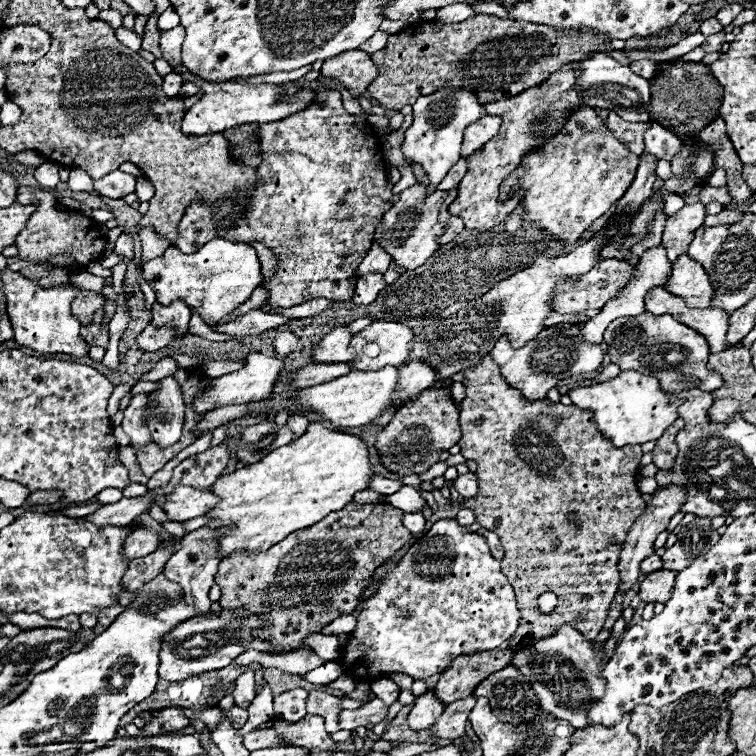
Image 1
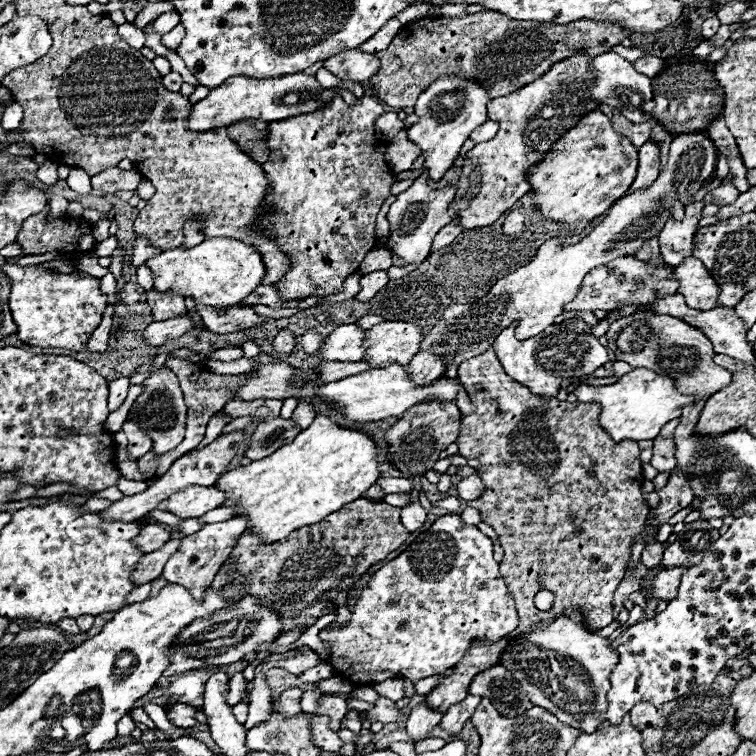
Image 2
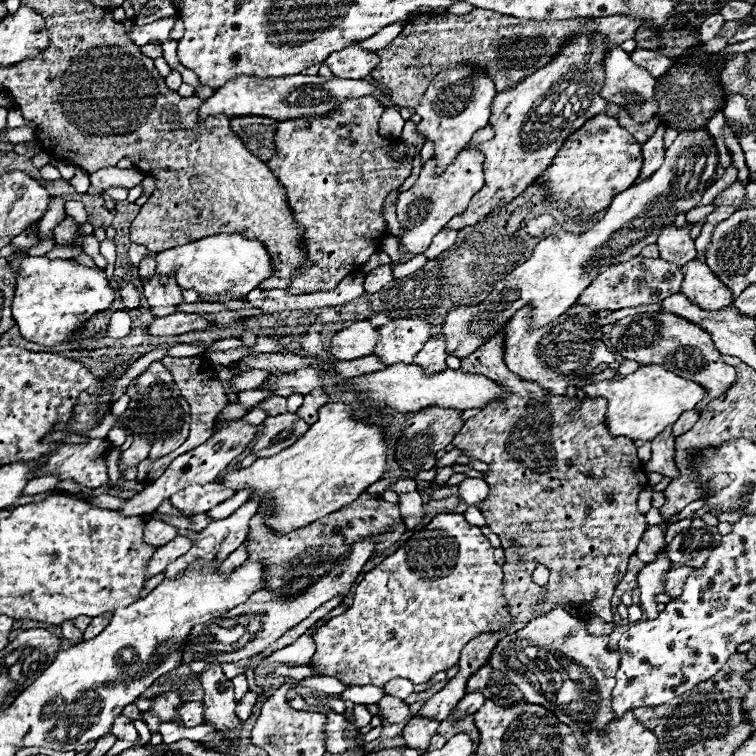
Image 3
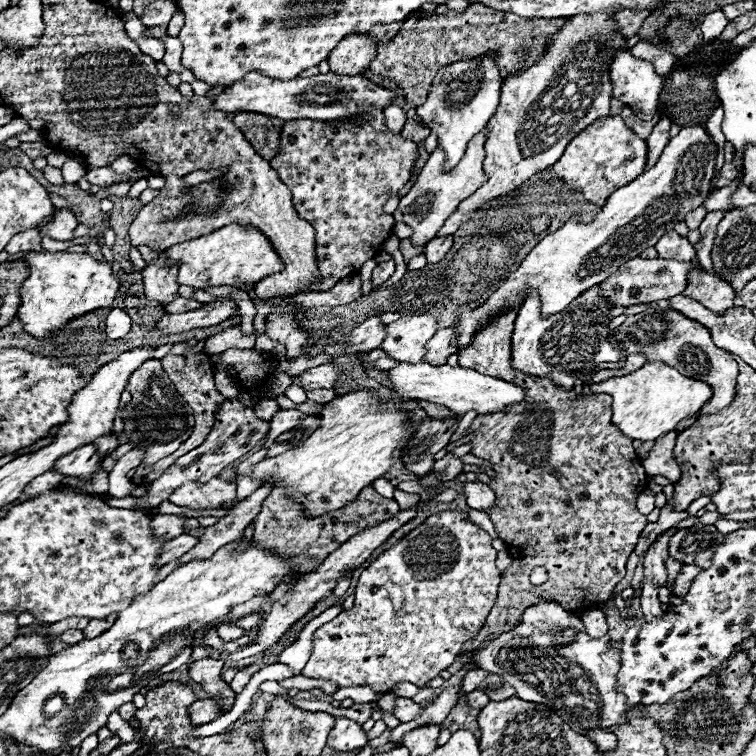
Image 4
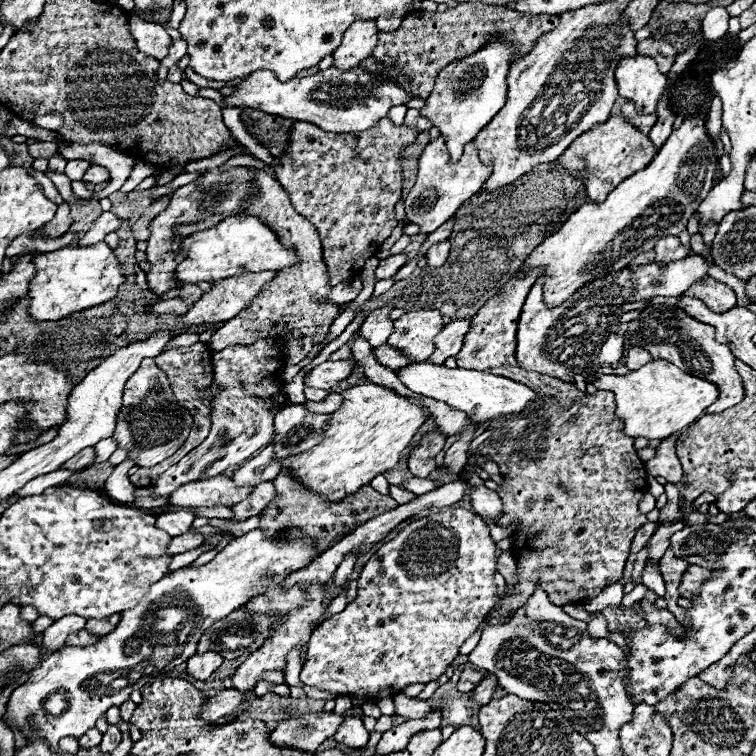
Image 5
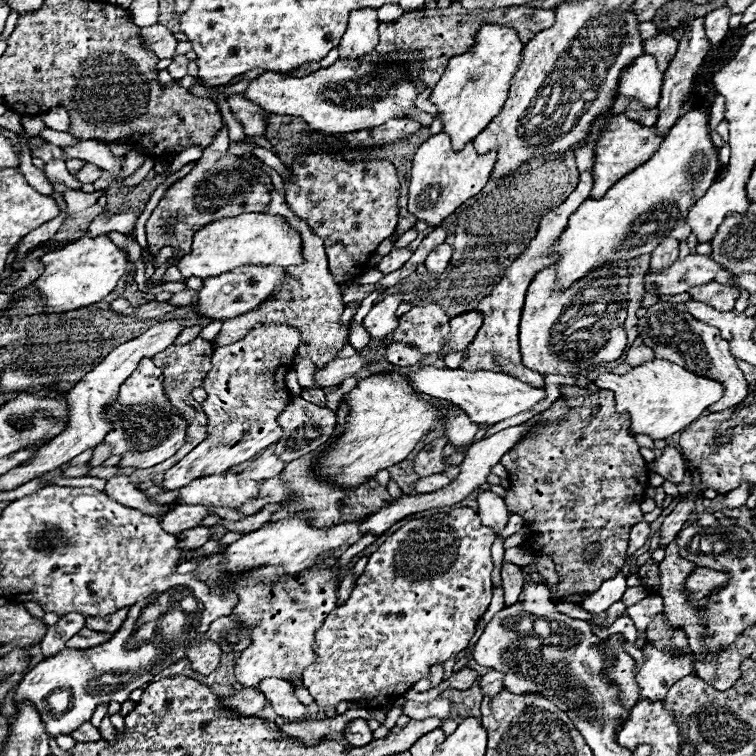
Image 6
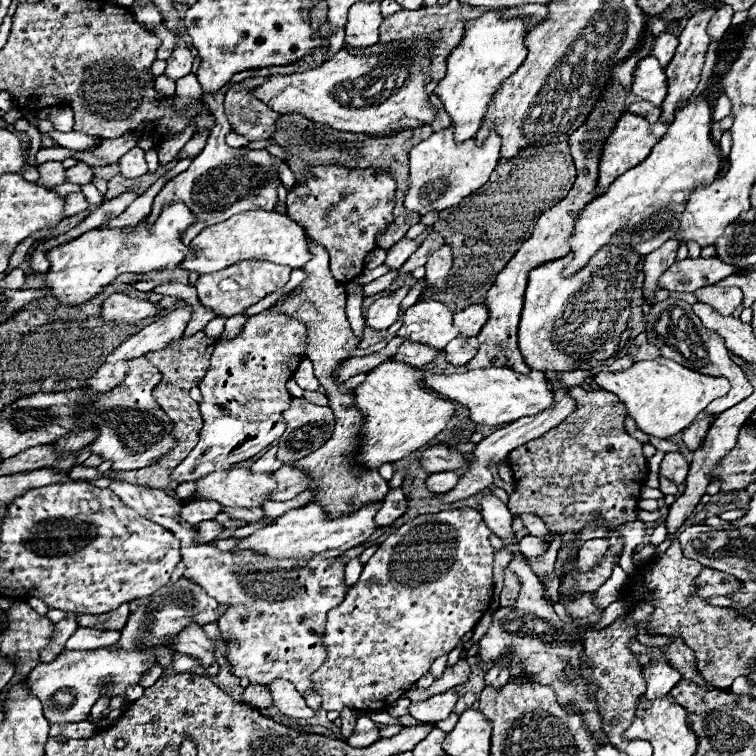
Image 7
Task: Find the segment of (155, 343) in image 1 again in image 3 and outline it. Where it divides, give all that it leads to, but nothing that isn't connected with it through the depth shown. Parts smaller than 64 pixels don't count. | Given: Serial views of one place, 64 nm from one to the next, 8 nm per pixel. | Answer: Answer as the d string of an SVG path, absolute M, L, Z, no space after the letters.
M176 312L164 318L156 318L150 326L148 326L148 334L150 336L178 336L178 334L186 334L192 330L202 330L208 328L210 322L198 314L184 314L184 312Z

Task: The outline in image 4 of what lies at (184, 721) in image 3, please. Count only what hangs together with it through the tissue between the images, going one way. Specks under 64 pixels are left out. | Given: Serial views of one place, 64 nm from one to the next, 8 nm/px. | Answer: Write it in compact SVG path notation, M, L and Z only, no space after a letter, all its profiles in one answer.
M196 700L190 708L188 708L188 718L194 726L212 722L214 718L220 716L220 704L214 700Z

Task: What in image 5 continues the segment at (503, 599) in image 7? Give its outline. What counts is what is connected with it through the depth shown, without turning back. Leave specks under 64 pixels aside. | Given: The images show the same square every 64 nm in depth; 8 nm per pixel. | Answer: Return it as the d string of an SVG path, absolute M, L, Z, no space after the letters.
M503 551L498 558L496 570L504 577L510 589L514 588L514 582L517 580L516 559L510 551Z

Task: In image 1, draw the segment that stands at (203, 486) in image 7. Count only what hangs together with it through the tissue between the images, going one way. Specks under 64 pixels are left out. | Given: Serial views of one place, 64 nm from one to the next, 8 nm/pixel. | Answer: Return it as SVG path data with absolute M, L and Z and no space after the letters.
M174 486L174 490L166 494L162 510L168 514L168 520L184 522L206 514L218 502L220 498L208 490L198 490L192 486Z

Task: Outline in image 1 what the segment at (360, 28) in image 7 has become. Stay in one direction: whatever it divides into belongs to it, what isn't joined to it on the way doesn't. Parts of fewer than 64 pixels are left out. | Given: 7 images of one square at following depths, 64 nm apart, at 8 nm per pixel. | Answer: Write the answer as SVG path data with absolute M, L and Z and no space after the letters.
M348 50L328 58L320 72L326 78L338 80L352 94L352 98L360 98L378 76L378 68L372 64L370 54L362 50Z

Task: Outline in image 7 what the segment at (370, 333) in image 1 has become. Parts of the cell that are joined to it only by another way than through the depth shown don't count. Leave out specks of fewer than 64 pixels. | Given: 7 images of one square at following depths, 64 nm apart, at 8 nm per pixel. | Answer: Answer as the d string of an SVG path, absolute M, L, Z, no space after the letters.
M418 302L404 312L404 322L396 336L434 350L444 350L446 344L458 336L452 318L452 312L442 302Z

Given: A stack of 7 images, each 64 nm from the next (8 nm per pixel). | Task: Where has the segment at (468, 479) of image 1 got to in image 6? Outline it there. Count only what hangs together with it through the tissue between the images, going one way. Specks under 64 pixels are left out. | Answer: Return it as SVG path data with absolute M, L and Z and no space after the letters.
M484 490L478 494L476 502L478 502L478 516L482 518L482 522L490 526L494 532L500 532L508 522L508 510L504 500L494 492Z

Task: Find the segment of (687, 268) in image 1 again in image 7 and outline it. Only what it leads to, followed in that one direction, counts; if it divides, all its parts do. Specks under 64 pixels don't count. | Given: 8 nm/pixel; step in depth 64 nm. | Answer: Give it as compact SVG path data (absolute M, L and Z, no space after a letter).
M710 284L706 288L698 288L694 294L700 302L710 304L714 310L718 310L724 316L730 316L736 310L736 306L740 306L742 302L742 290L736 286L722 288L722 286Z

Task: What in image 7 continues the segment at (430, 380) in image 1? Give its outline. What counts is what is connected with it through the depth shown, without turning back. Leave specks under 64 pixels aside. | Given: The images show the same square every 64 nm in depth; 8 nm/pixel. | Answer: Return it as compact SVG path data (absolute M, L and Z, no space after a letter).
M484 304L468 306L466 310L454 314L454 326L458 328L458 336L476 336L480 328L486 324L486 320L488 310L484 308Z

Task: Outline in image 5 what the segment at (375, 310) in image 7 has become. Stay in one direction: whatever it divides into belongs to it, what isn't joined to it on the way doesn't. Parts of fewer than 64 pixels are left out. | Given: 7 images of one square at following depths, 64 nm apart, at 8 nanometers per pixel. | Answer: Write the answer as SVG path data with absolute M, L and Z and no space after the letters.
M390 306L378 308L376 312L372 312L372 314L364 320L364 324L362 324L360 330L358 330L358 334L360 334L362 338L366 338L372 348L378 348L378 346L386 344L388 336L392 334L392 324L394 324L394 322L388 320L390 310L392 310Z

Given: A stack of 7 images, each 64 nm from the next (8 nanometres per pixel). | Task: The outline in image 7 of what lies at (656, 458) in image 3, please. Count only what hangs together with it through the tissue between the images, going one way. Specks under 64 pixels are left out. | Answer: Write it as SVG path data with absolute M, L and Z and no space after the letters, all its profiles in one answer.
M666 452L660 462L660 476L672 480L674 484L682 484L688 476L688 462L680 452Z

